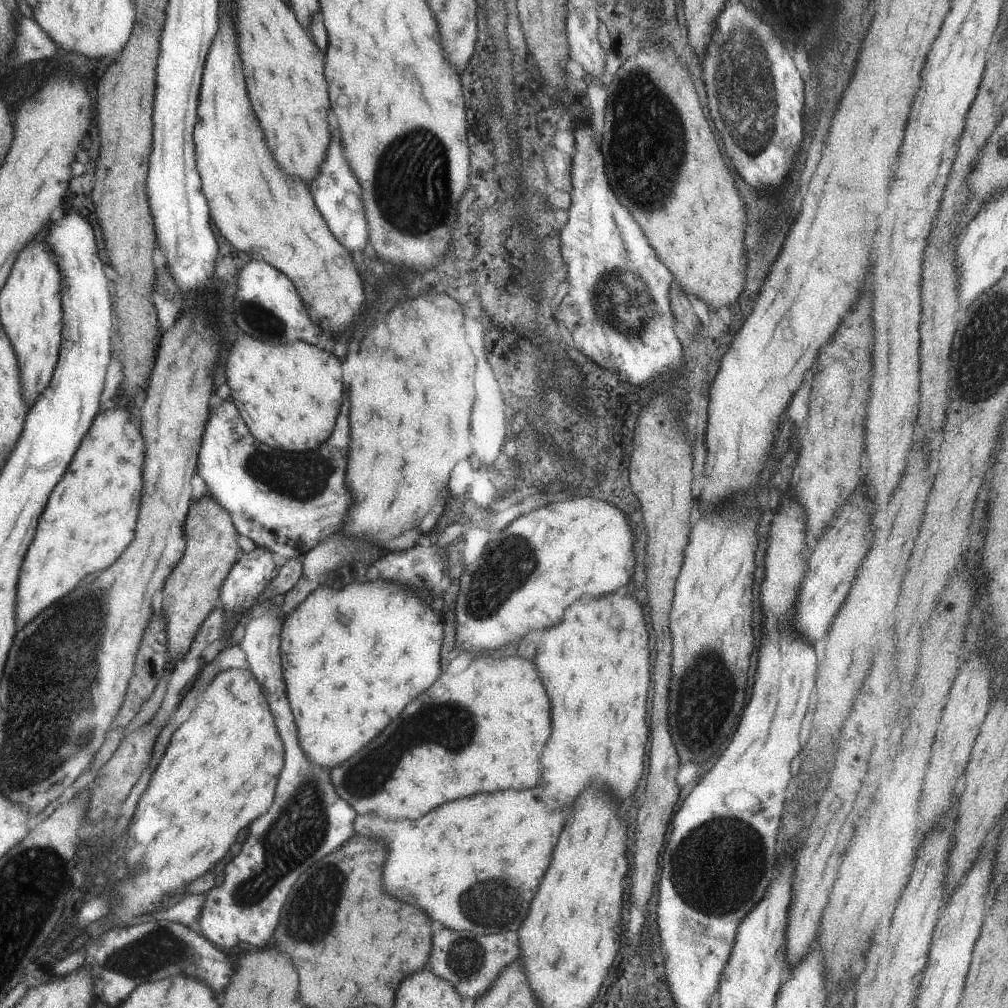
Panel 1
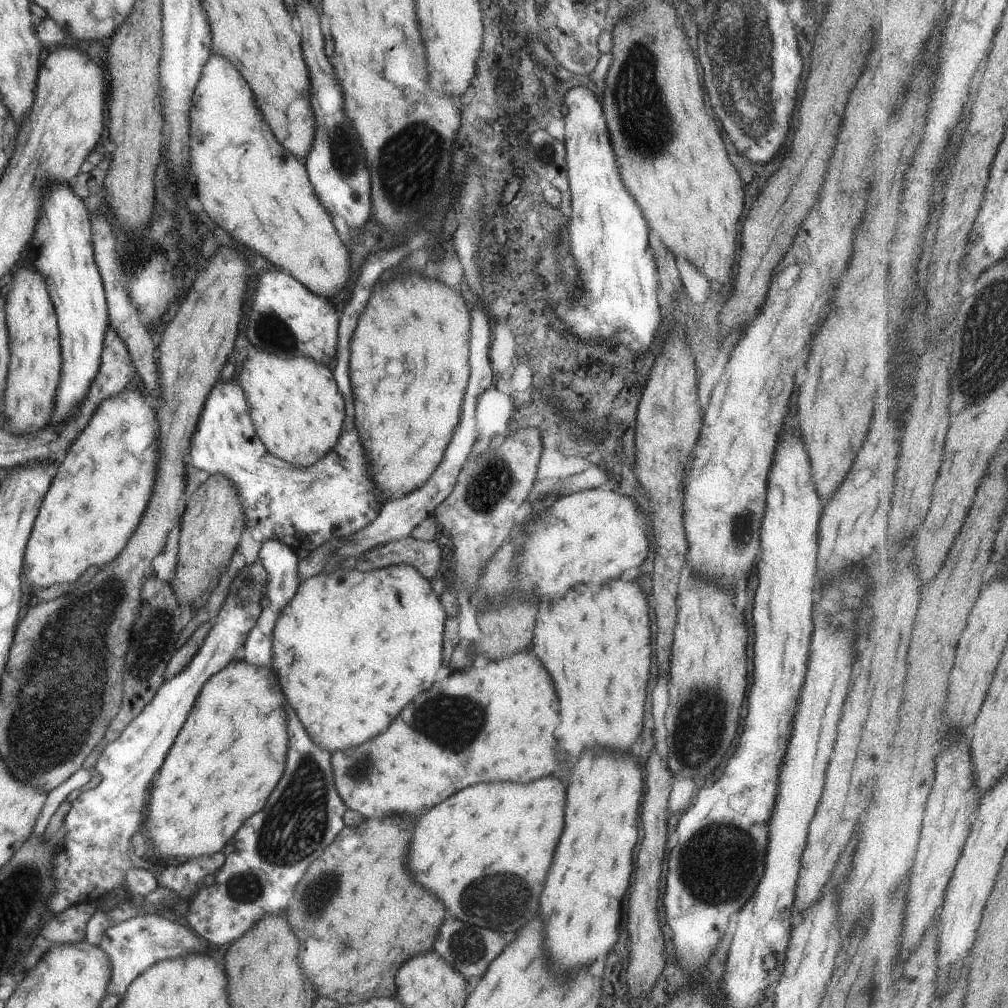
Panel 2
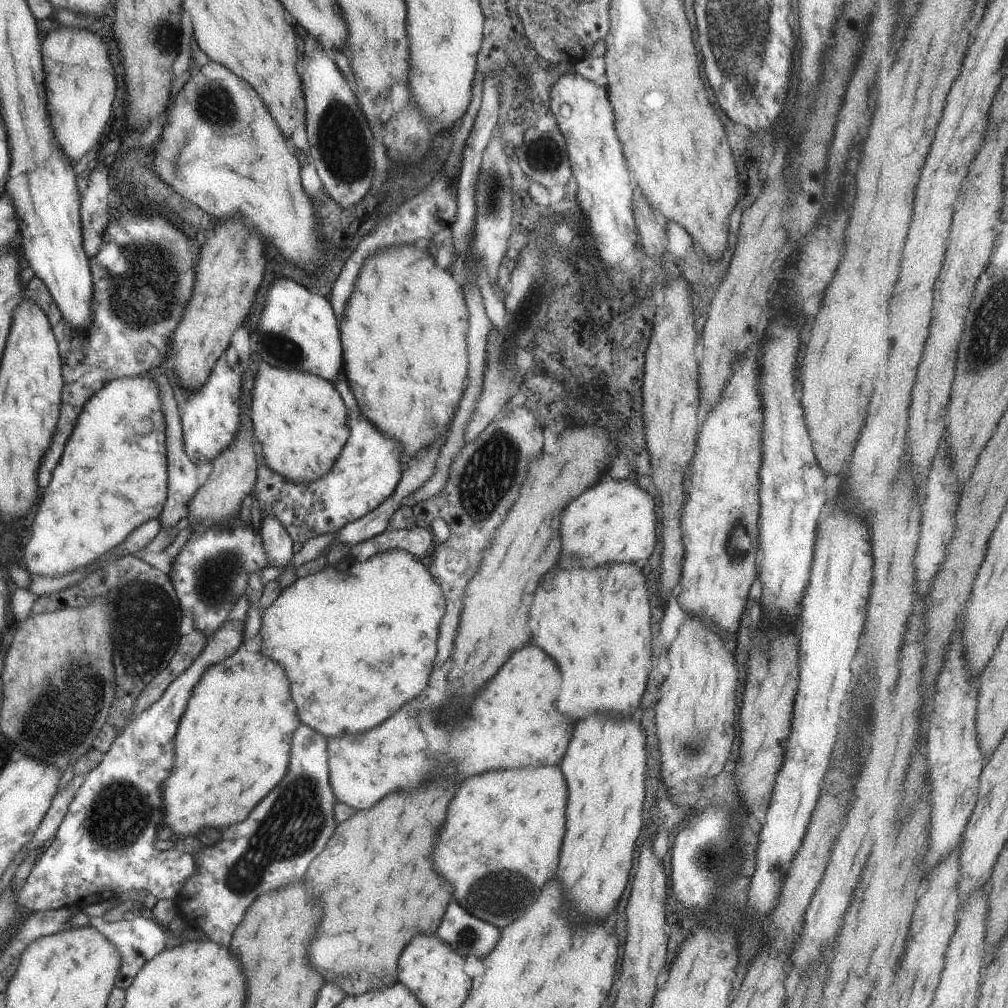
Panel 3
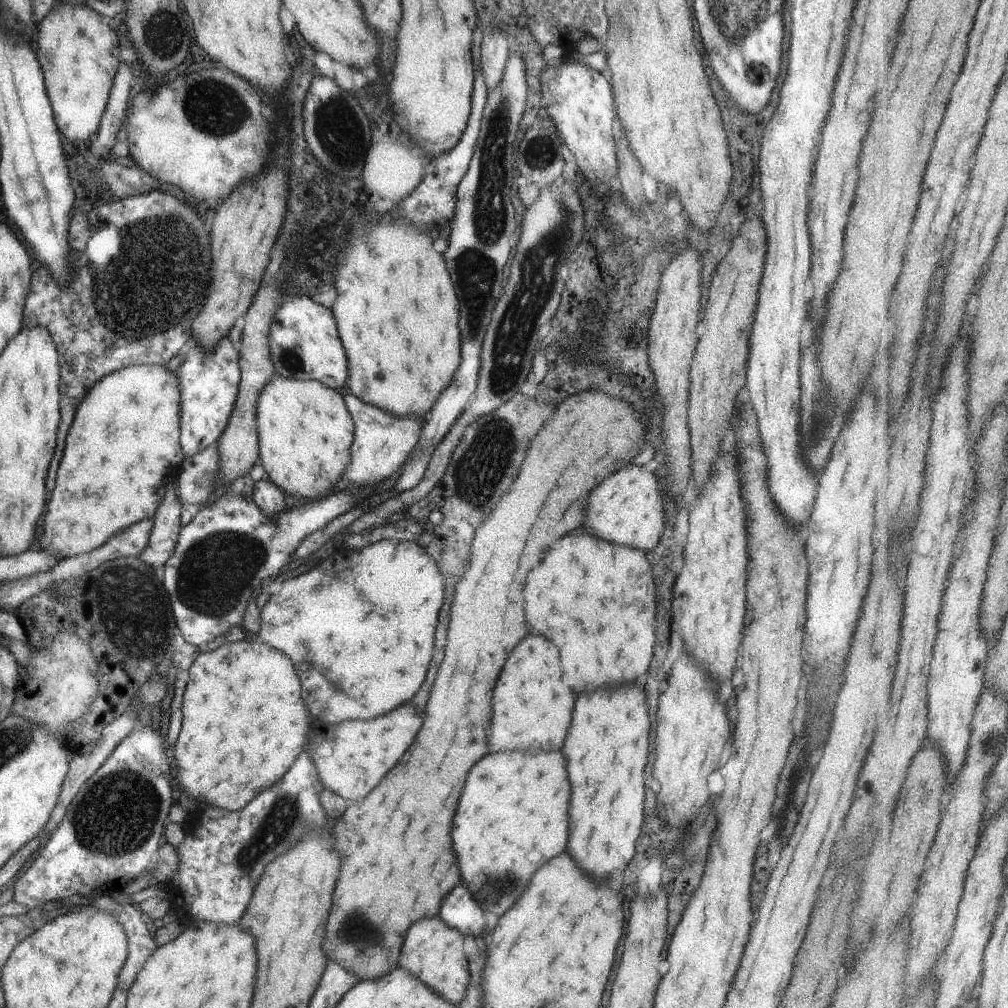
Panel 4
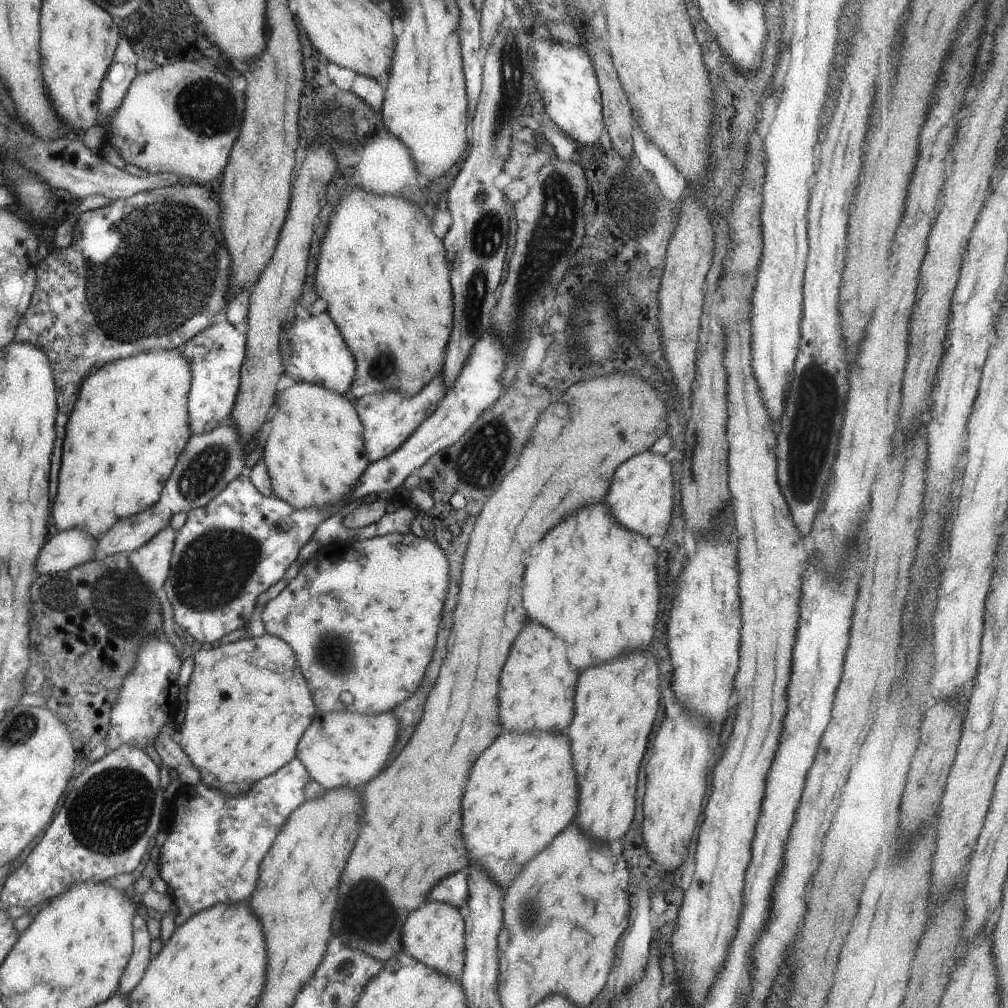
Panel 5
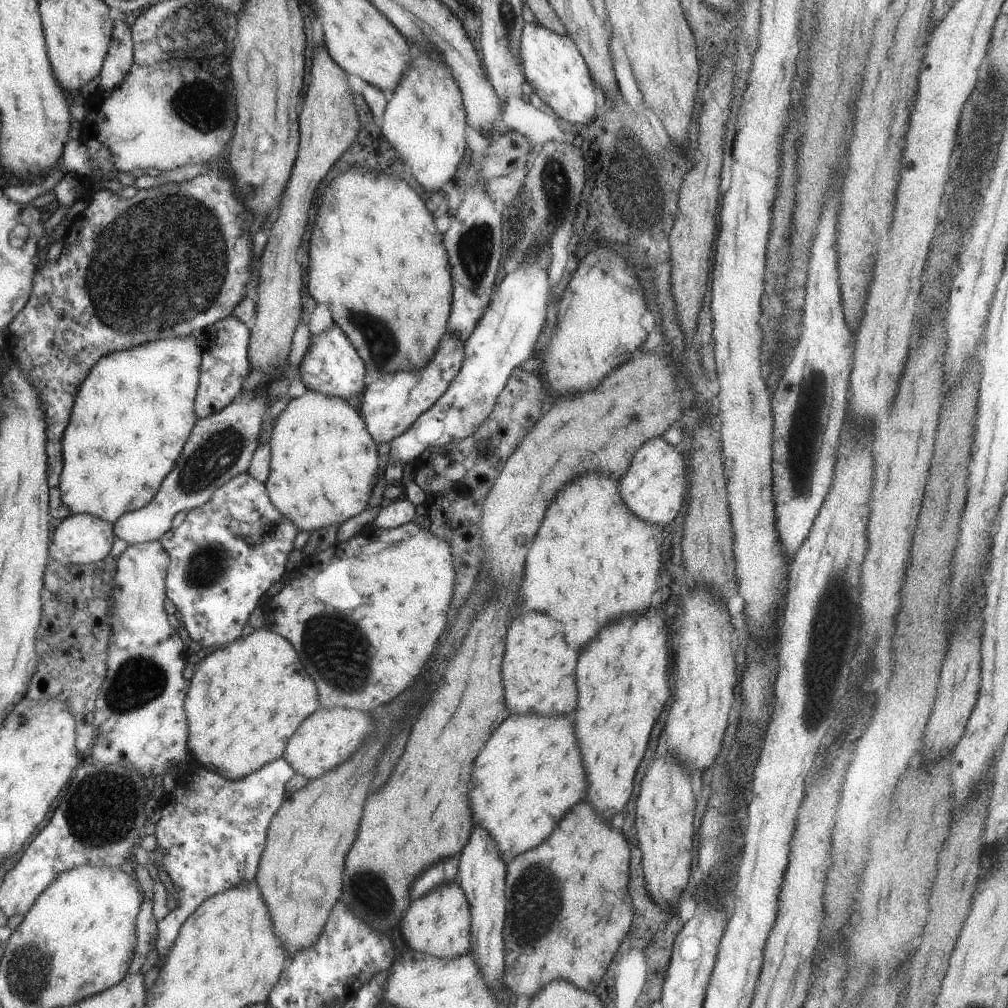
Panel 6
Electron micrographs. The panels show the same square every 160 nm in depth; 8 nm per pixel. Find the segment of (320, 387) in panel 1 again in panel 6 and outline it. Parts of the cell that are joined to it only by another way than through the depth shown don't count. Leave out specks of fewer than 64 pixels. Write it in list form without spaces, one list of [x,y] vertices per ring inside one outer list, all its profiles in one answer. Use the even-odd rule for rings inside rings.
[[[306,390],[301,396],[289,400],[276,416],[268,441],[269,472],[263,483],[271,504],[299,531],[309,534],[317,528],[342,524],[367,507],[371,489],[376,482],[377,448],[358,413],[339,397]]]

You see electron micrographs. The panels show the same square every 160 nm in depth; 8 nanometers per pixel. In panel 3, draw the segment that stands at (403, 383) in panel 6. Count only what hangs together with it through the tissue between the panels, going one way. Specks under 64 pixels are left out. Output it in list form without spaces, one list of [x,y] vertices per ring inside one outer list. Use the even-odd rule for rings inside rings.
[[[343,371],[338,376],[339,378],[333,383],[337,392],[341,395],[347,411],[346,419],[349,436],[332,467],[321,478],[310,483],[293,483],[286,477],[274,473],[263,462],[259,463],[256,468],[256,479],[254,480],[252,492],[255,492],[260,516],[263,518],[266,514],[270,514],[279,520],[285,527],[287,534],[290,534],[292,542],[301,542],[303,544],[308,538],[319,536],[321,533],[335,533],[344,524],[353,522],[361,515],[367,514],[393,492],[394,486],[401,478],[400,474],[404,468],[404,464],[400,460],[402,446],[398,444],[397,439],[386,437],[359,414],[357,404],[353,400],[353,394],[349,394],[347,380],[341,378]]]

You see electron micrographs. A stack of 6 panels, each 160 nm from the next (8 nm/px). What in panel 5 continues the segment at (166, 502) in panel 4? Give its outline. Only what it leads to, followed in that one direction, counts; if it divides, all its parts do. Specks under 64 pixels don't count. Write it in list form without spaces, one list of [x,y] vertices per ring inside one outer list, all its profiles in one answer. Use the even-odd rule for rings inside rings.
[[[168,524],[144,545],[127,553],[129,564],[151,594],[155,594],[167,578],[175,533]]]

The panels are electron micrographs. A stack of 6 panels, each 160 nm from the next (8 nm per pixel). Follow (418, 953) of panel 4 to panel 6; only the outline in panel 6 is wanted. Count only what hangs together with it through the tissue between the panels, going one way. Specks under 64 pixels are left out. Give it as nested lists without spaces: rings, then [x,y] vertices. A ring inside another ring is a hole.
[[[453,880],[435,886],[419,900],[413,899],[400,918],[396,932],[407,948],[437,958],[454,957],[469,950],[470,912],[469,903],[461,887]]]

